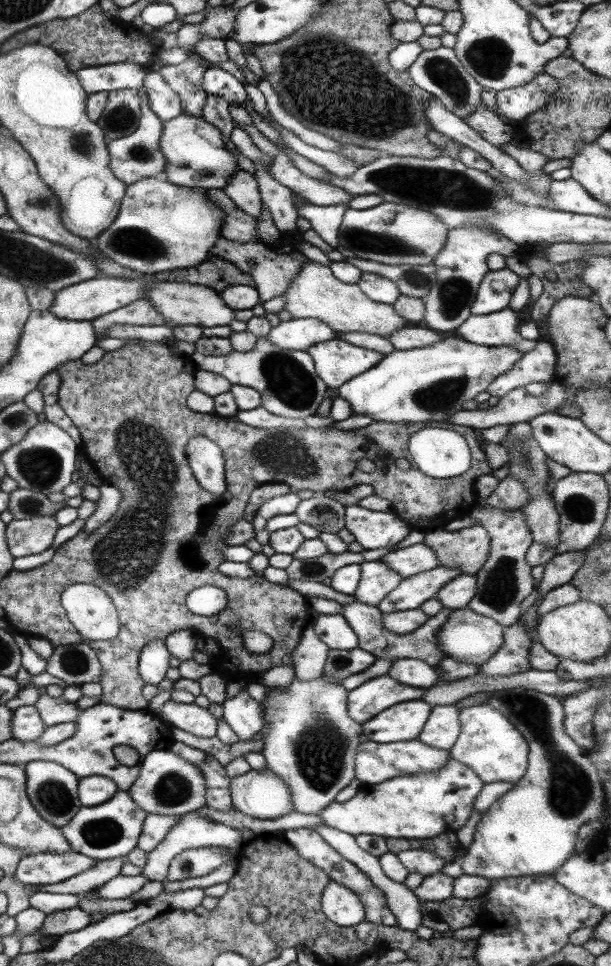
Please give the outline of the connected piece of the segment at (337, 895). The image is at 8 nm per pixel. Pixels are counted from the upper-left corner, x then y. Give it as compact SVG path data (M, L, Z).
M327 881L320 898L321 912L339 927L351 927L365 921L364 906L359 897L346 886Z

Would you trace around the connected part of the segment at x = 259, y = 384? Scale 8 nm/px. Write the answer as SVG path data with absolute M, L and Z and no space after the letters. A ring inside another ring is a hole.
M259 336L253 350L231 351L225 356L209 356L194 351L189 356L196 371L212 372L222 376L229 384L247 386L259 393L260 406L275 416L304 419L311 416L323 402L328 388L316 375L312 358L307 351L283 350Z

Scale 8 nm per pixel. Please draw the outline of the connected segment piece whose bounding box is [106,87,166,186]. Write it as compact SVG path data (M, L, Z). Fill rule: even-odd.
M142 87L138 88L140 94L140 117L138 127L127 136L110 140L106 143L107 152L110 158L107 168L111 174L126 186L129 186L139 179L160 177L165 167L165 157L160 151L159 139L162 131L162 122L148 109L146 94Z

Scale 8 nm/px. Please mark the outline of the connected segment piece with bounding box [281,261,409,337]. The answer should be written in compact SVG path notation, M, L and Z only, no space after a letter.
M311 261L300 264L299 270L291 277L287 288L281 295L285 301L283 311L287 312L291 319L316 319L321 321L321 323L325 323L331 330L337 332L366 332L367 334L376 334L386 337L394 330L402 329L403 326L409 324L405 319L394 312L391 305L379 304L369 300L356 284L343 284L339 282L339 280L332 275L329 267L312 263Z

